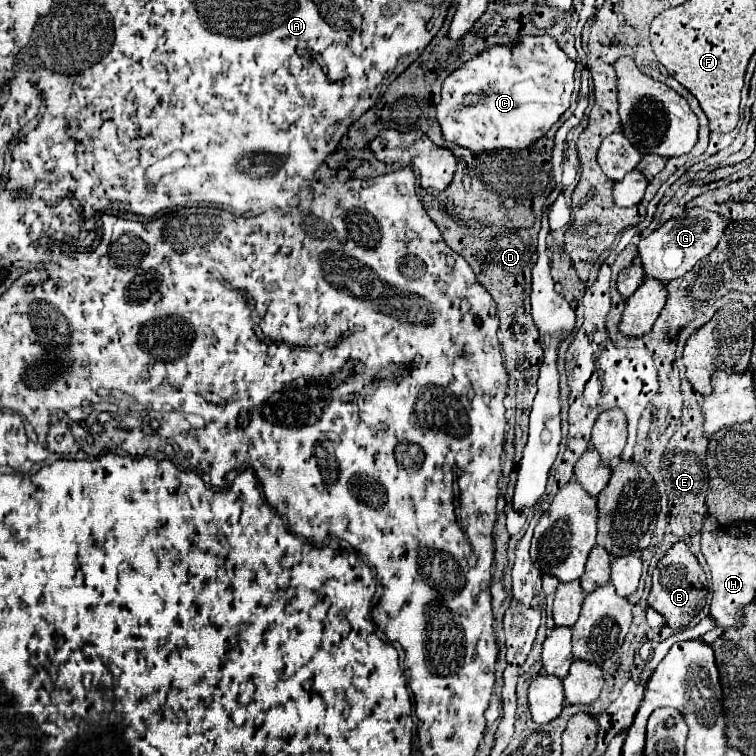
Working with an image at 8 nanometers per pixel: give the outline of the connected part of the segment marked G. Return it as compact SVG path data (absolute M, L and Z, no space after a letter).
M692 208L692 210L686 210L682 216L668 220L664 226L654 230L650 236L646 236L638 244L638 256L644 266L646 276L656 278L666 284L666 282L686 274L718 246L718 240L722 236L722 232L726 230L728 222L730 220L726 216L704 210L704 208Z

